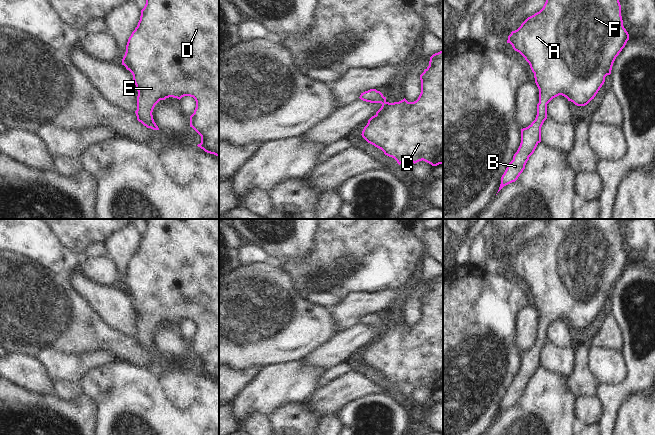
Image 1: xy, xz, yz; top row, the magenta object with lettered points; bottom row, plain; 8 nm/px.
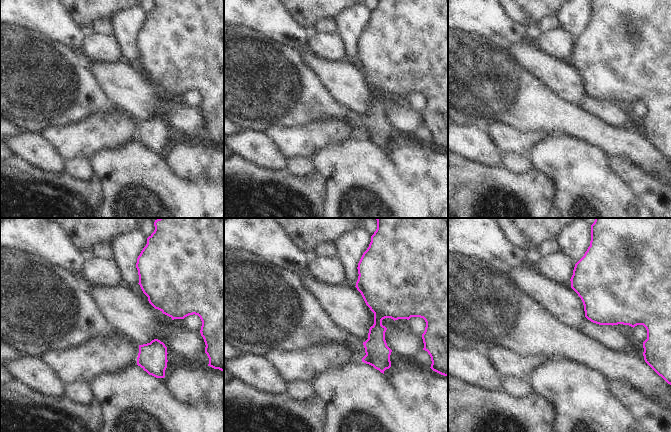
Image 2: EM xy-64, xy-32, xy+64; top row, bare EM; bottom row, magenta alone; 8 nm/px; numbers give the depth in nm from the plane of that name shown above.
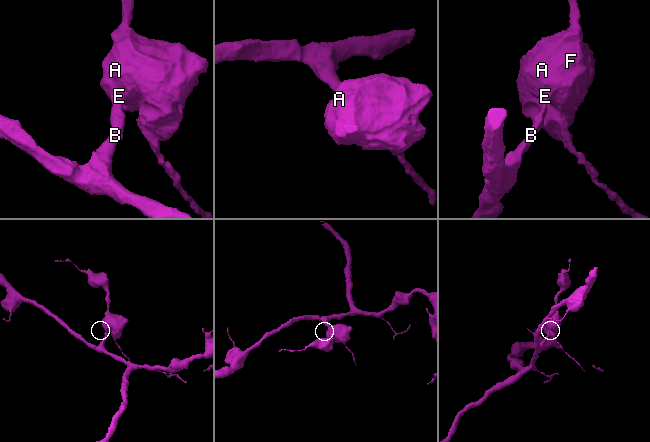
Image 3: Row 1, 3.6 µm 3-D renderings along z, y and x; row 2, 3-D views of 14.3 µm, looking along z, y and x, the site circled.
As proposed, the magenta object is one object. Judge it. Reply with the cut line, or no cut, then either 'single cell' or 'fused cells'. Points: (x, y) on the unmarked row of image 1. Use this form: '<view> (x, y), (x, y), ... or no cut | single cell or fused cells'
no cut | single cell

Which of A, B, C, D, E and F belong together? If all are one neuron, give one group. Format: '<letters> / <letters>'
A B C D E F

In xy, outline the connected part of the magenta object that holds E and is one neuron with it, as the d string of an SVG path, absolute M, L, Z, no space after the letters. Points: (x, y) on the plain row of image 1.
M144 219L146 228L141 234L140 244L137 251L132 256L126 269L126 276L122 283L122 289L126 291L133 299L136 309L137 334L135 335L137 344L147 352L159 354L153 343L153 333L160 324L173 321L181 323L184 320L193 321L196 325L194 337L190 340L190 351L192 351L200 360L201 367L197 370L205 376L219 380L219 219Z

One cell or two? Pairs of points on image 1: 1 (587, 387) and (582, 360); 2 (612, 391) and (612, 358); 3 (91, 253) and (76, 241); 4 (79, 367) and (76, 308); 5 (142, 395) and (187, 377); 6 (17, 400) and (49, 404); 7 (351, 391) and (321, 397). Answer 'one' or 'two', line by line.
1: one
2: two
3: two
4: two
5: two
6: one
7: one

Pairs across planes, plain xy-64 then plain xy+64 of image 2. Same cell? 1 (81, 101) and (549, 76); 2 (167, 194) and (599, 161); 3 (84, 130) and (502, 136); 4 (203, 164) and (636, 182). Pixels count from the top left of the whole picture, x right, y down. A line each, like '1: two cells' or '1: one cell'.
1: two cells
2: one cell
3: one cell
4: one cell

